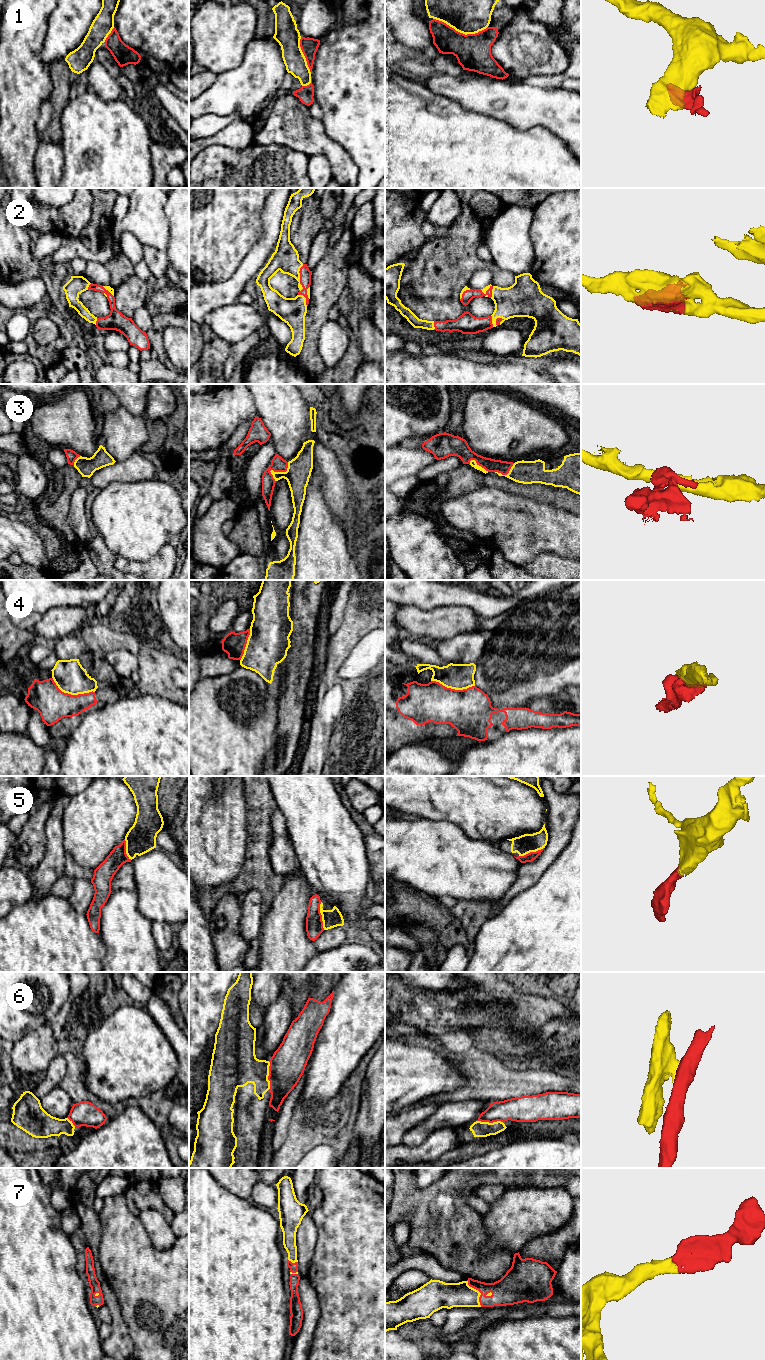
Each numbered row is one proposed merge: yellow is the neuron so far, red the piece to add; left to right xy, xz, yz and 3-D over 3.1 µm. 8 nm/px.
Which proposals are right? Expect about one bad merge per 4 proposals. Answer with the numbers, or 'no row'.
2, 3, 5, 7

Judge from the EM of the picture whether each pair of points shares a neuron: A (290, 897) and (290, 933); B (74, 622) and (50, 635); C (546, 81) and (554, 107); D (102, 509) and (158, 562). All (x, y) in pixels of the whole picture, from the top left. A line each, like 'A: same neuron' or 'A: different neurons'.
A: same neuron
B: same neuron
C: different neurons
D: different neurons

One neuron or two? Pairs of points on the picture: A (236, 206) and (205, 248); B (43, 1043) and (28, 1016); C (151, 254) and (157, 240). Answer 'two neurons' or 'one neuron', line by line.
A: one neuron
B: two neurons
C: two neurons

